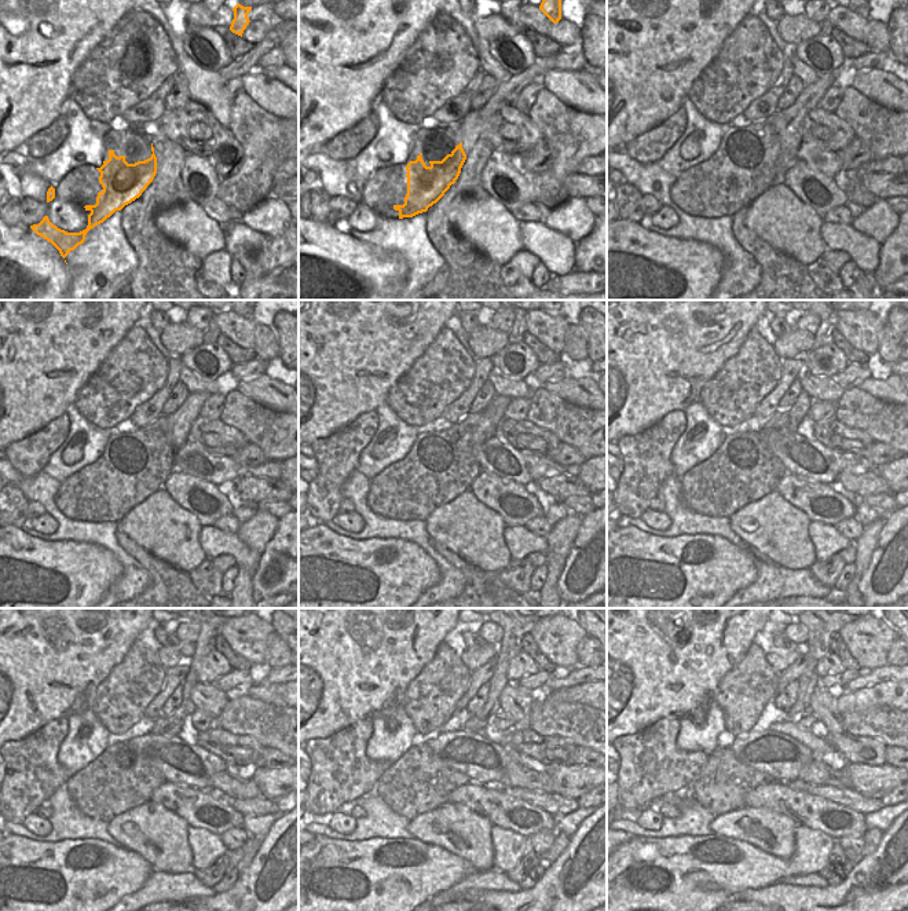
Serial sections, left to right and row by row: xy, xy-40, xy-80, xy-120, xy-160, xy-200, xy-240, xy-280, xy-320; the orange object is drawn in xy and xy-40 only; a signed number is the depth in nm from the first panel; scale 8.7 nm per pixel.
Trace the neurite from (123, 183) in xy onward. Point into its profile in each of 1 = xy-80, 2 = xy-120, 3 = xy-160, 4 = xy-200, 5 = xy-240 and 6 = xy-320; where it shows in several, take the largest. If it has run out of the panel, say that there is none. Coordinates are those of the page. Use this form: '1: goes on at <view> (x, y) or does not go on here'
1: goes on at xy-80 (736, 187)
2: goes on at xy-120 (119, 494)
3: goes on at xy-160 (425, 491)
4: goes on at xy-200 (750, 486)
5: goes on at xy-240 (134, 791)
6: goes on at xy-320 (733, 797)

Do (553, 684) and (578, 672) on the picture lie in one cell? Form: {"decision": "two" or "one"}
{"decision": "one"}

